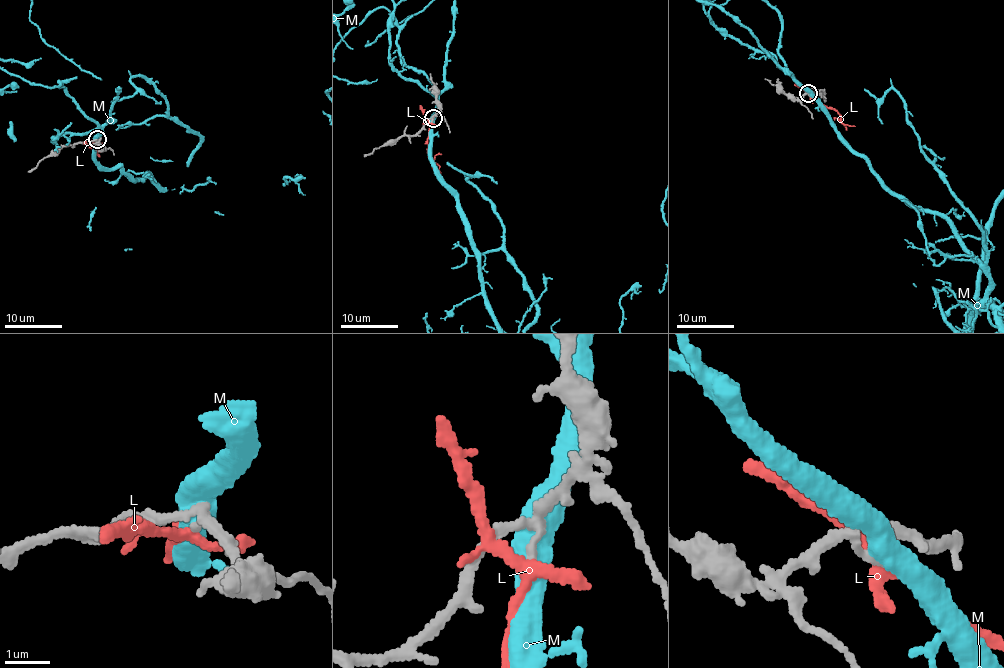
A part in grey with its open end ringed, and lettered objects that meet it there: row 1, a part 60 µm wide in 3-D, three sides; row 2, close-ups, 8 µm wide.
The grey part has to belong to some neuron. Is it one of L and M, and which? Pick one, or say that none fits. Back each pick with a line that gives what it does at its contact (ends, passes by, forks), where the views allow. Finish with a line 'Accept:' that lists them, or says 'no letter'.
Accept: no letter

